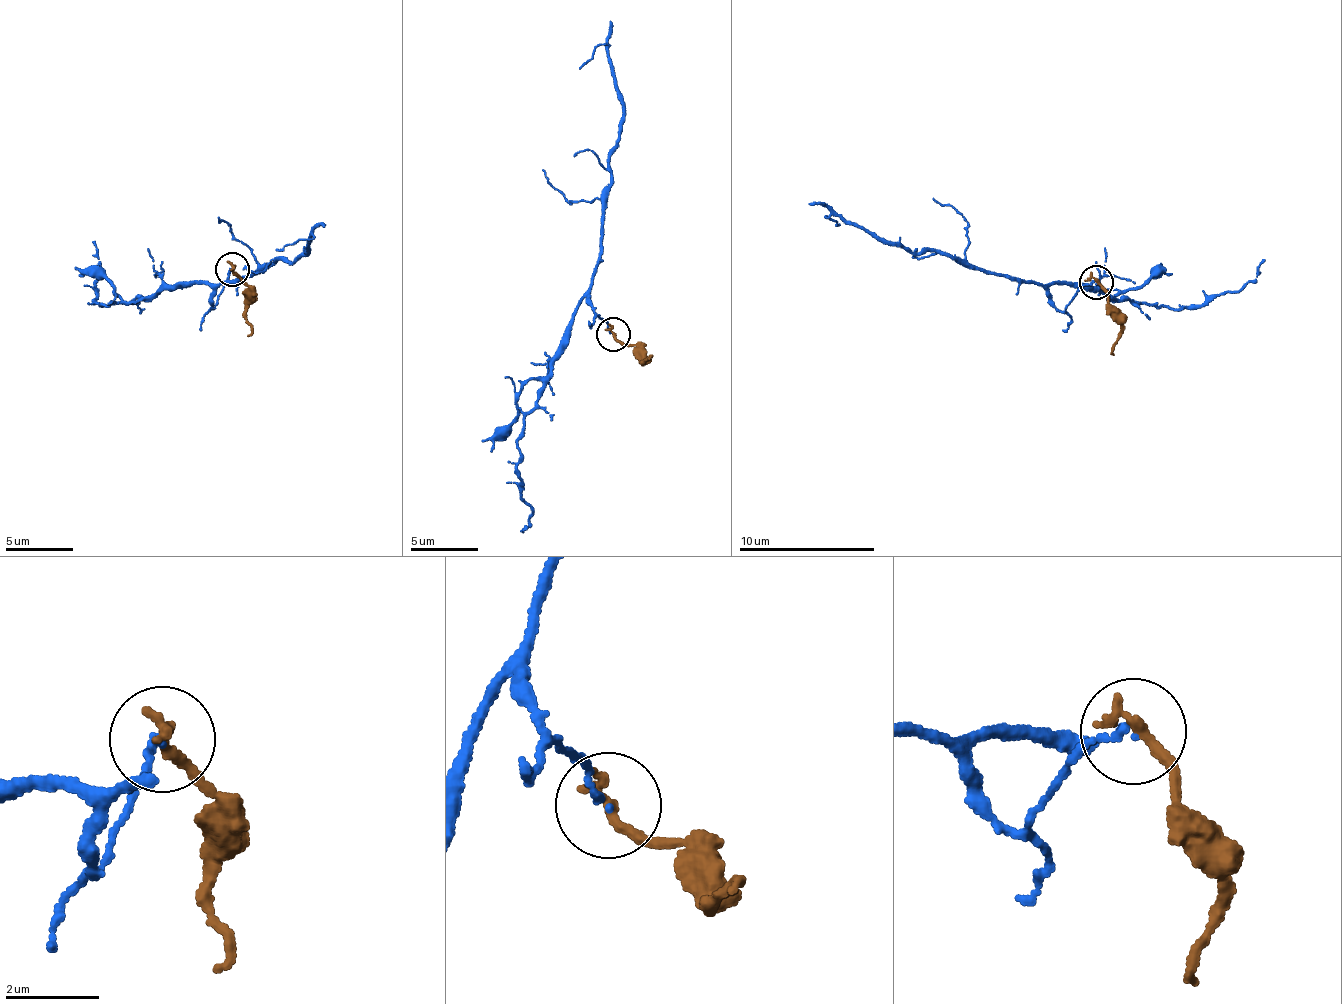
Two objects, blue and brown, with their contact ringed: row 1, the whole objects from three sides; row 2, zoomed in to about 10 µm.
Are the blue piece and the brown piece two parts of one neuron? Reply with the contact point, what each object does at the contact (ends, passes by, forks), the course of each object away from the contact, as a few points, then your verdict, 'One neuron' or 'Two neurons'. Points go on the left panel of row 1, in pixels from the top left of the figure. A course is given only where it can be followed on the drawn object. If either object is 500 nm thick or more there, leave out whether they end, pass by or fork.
Place: (232, 269). At the ring blue ends. At the ring brown ends. Course of blue: (233, 270), (214, 307), (214, 289), (258, 274), (274, 261), (293, 263), (312, 237), (275, 249). Course of brown: (233, 270), (248, 306), (247, 337). Two neurons

